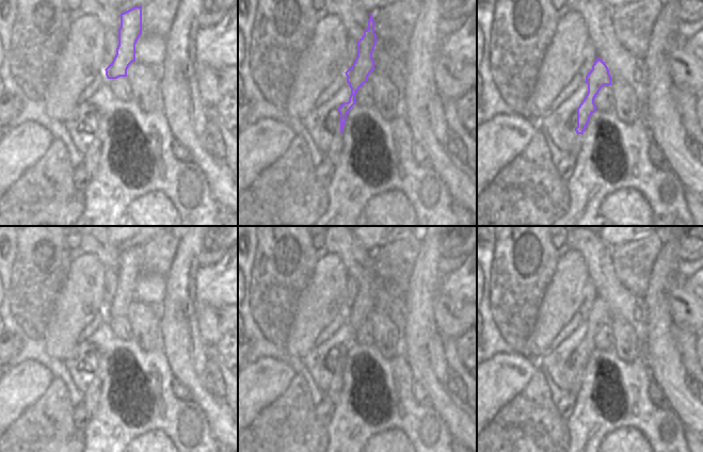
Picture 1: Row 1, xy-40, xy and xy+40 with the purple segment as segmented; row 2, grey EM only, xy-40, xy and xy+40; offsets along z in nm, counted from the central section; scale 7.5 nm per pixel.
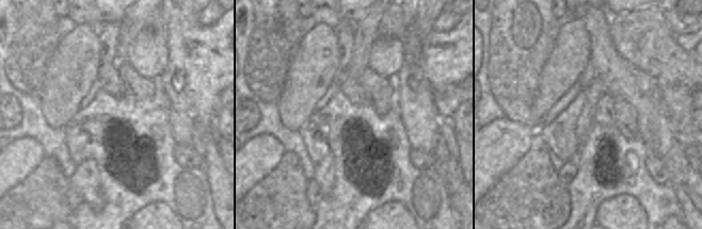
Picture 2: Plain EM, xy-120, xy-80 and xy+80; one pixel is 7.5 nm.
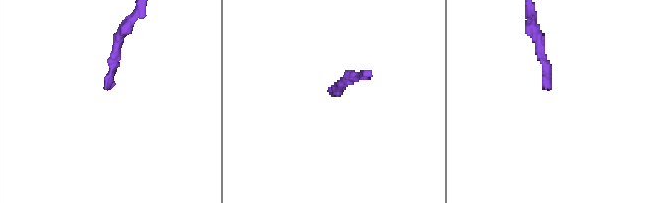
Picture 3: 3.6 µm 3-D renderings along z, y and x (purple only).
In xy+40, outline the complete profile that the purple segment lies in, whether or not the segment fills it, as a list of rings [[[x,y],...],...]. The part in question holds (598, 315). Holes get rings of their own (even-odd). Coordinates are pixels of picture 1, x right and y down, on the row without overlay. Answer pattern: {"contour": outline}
{"contour": [[[600,296],[592,304],[592,308],[586,314],[588,332],[579,345],[577,346],[577,372],[573,385],[568,394],[577,394],[581,389],[584,381],[584,370],[590,359],[590,355],[596,350],[594,338],[604,324],[611,324],[611,314],[605,301]]]}

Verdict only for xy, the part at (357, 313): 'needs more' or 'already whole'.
already whole

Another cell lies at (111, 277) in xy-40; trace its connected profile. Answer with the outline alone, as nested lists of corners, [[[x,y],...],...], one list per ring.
[[[106,269],[103,276],[103,304],[107,307],[113,300],[118,285],[118,271]]]

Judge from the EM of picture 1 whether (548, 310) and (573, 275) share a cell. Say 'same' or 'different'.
same

